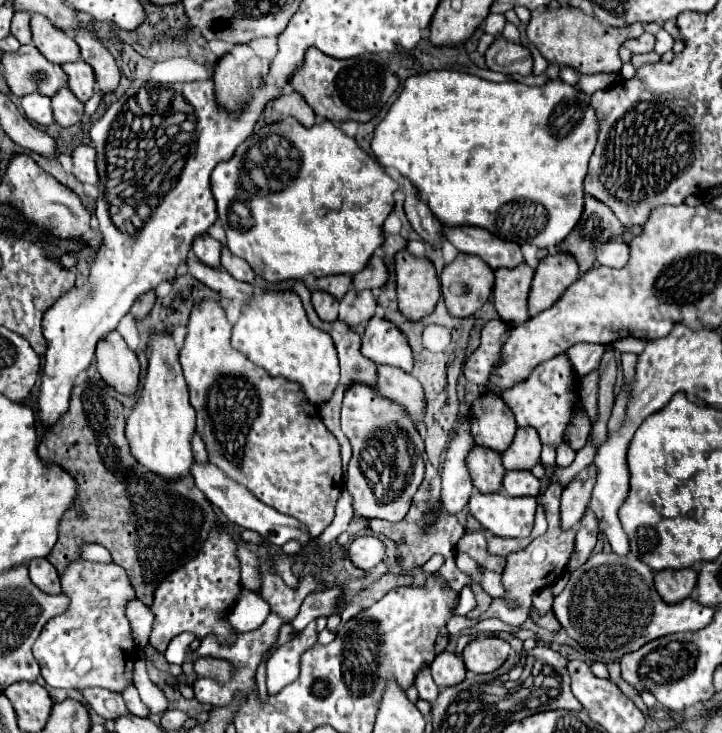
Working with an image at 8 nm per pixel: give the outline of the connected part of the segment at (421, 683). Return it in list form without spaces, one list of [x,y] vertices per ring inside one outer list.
[[[422,669],[420,675],[416,675],[416,689],[418,689],[418,693],[420,693],[420,699],[426,699],[426,701],[430,701],[430,703],[436,701],[436,691],[438,691],[438,687],[436,687],[436,683],[434,683],[428,669]]]

